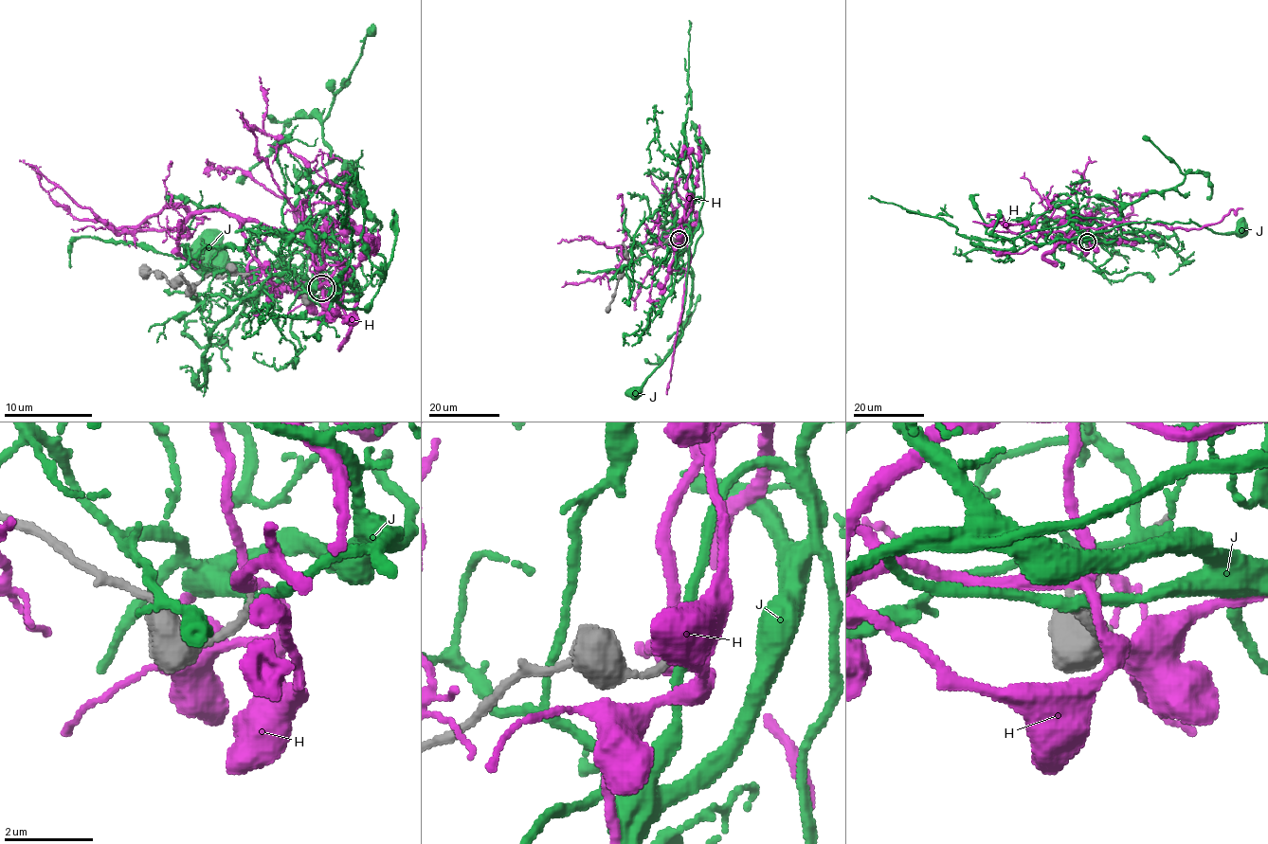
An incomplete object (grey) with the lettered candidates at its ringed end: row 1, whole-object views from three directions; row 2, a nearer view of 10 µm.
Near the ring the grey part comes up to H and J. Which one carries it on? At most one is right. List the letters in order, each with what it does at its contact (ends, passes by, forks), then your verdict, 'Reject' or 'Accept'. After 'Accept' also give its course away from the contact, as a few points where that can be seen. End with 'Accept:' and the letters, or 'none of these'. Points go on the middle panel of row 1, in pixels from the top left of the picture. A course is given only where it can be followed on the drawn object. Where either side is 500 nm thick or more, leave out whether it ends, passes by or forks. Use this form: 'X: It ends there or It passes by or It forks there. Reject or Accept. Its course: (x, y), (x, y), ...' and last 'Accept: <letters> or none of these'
H: It forks there. Reject
J: It passes by. Reject
Accept: none of these

